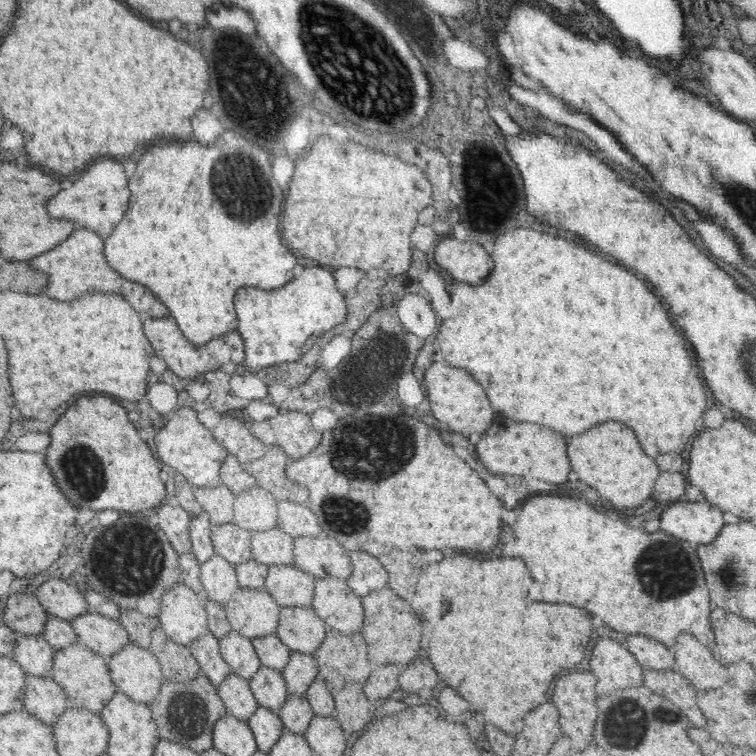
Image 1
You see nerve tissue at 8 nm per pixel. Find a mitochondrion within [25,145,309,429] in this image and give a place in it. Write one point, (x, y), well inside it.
(235, 187)

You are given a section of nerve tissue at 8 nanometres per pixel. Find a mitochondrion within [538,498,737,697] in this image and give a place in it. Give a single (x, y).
(670, 563)

